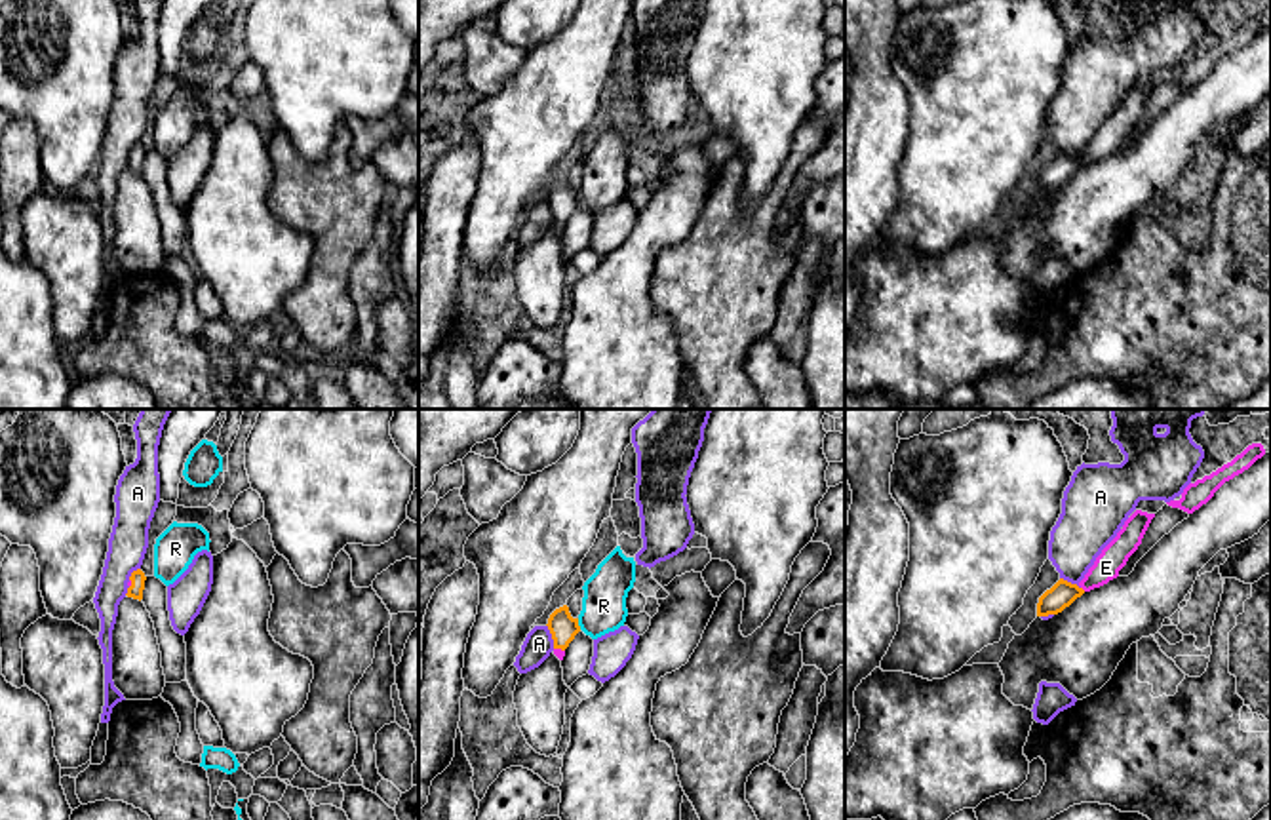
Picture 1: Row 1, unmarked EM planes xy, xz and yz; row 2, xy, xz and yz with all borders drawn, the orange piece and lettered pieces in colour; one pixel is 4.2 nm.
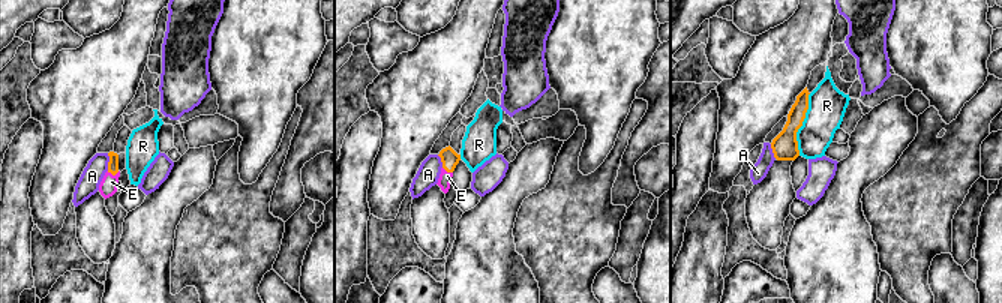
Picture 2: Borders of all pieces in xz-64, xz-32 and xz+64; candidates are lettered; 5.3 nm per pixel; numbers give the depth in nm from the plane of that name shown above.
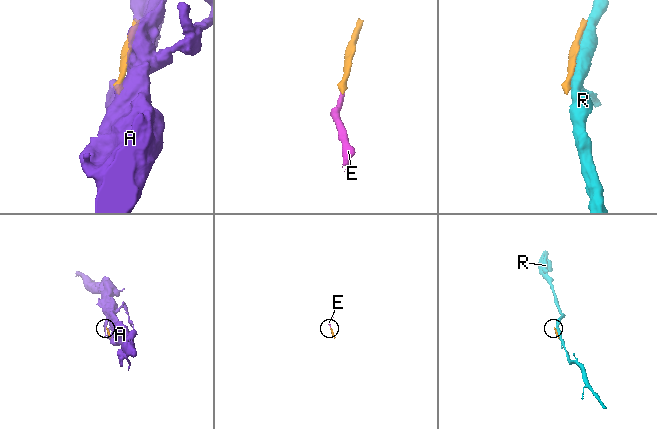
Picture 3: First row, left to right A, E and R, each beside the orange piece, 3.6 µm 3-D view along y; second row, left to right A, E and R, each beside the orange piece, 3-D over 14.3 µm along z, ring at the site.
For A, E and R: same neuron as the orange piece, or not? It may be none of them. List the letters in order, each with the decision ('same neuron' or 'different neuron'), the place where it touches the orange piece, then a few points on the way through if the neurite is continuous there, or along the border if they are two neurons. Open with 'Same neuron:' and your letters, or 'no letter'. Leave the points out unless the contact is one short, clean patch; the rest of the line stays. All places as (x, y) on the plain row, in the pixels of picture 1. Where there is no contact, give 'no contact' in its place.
Same neuron: E
A: different neuron; meets orange in xz at (552, 210); border along xz (547, 198), (554, 221)
E: same neuron; meets orange in xz at (560, 221); runs through xz (562, 200), (560, 221), (558, 227)
R: different neuron; meets orange in xz at (577, 198)

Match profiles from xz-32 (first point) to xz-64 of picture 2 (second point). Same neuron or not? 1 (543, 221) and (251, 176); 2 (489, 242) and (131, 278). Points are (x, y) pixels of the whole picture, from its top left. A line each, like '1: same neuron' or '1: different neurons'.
1: different neurons
2: same neuron

